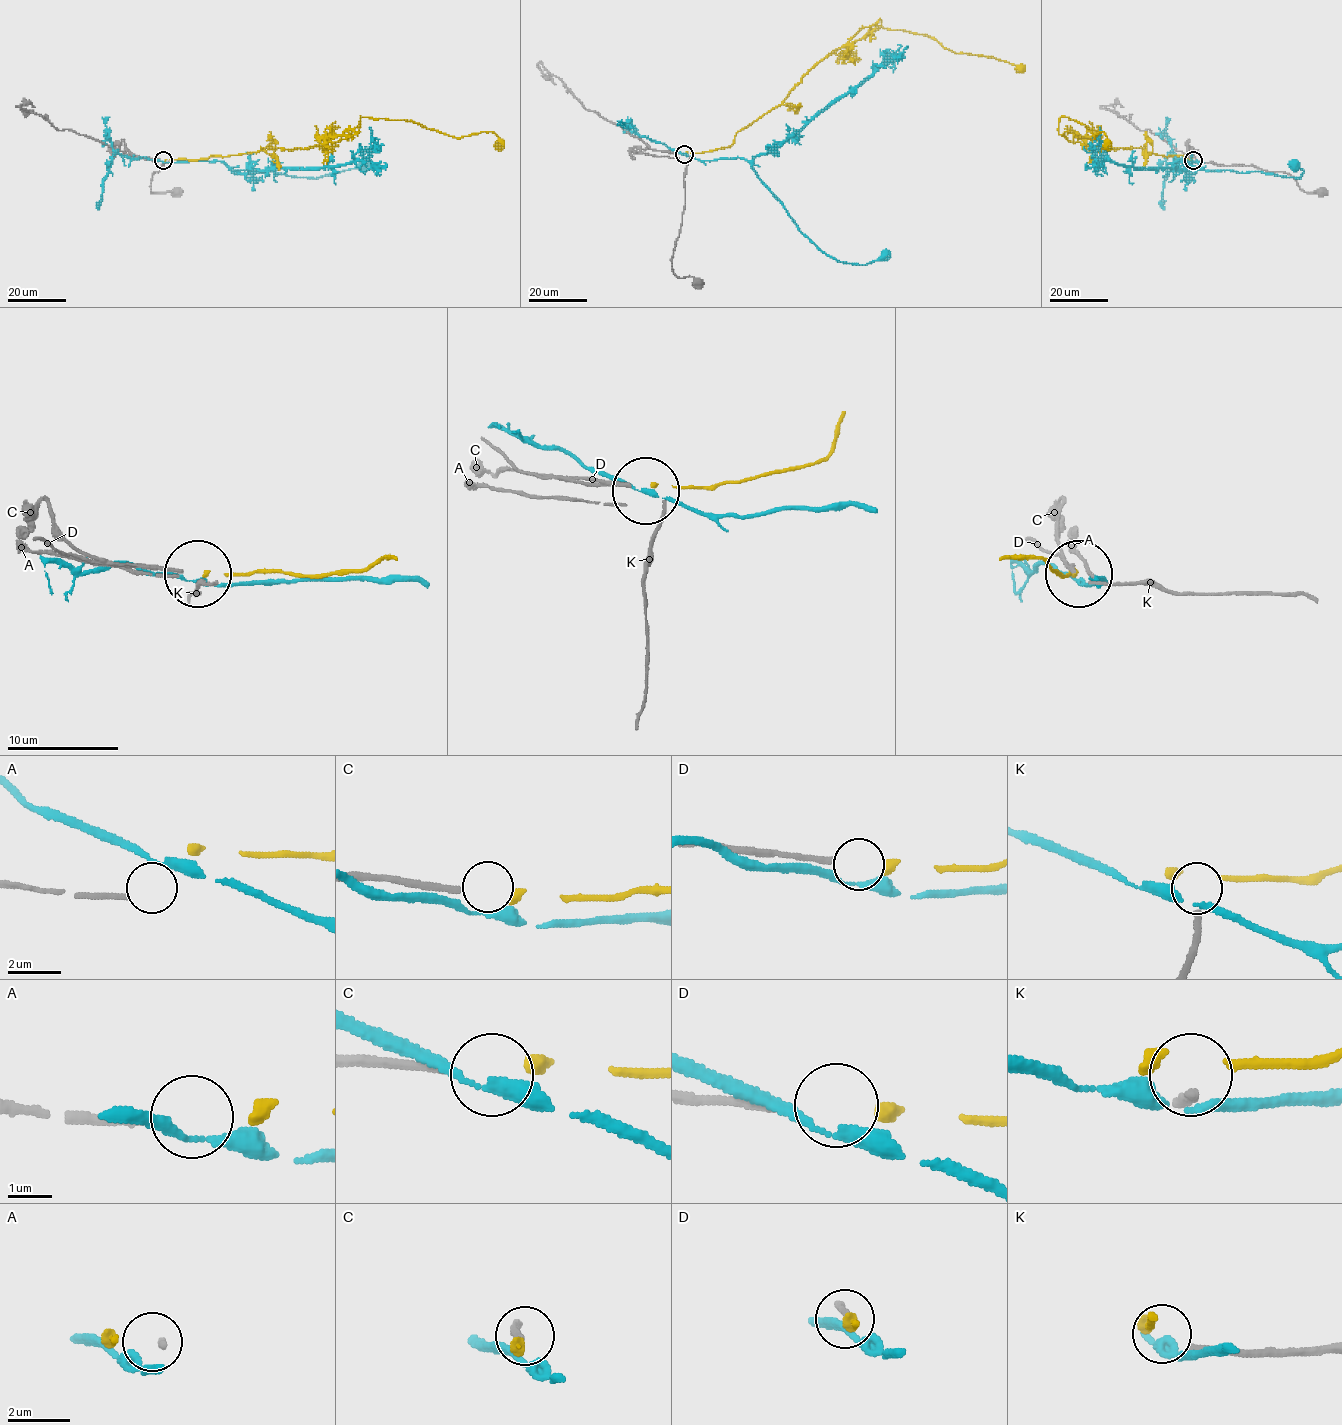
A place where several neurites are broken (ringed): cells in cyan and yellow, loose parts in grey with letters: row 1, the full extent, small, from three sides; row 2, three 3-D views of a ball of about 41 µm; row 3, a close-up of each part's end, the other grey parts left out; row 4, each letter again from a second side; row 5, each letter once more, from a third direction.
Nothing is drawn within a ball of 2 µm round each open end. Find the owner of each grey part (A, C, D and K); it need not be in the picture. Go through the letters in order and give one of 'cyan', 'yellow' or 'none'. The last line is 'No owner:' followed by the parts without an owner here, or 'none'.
A: none
C: none
D: yellow
K: none
No owner: A, C, K

